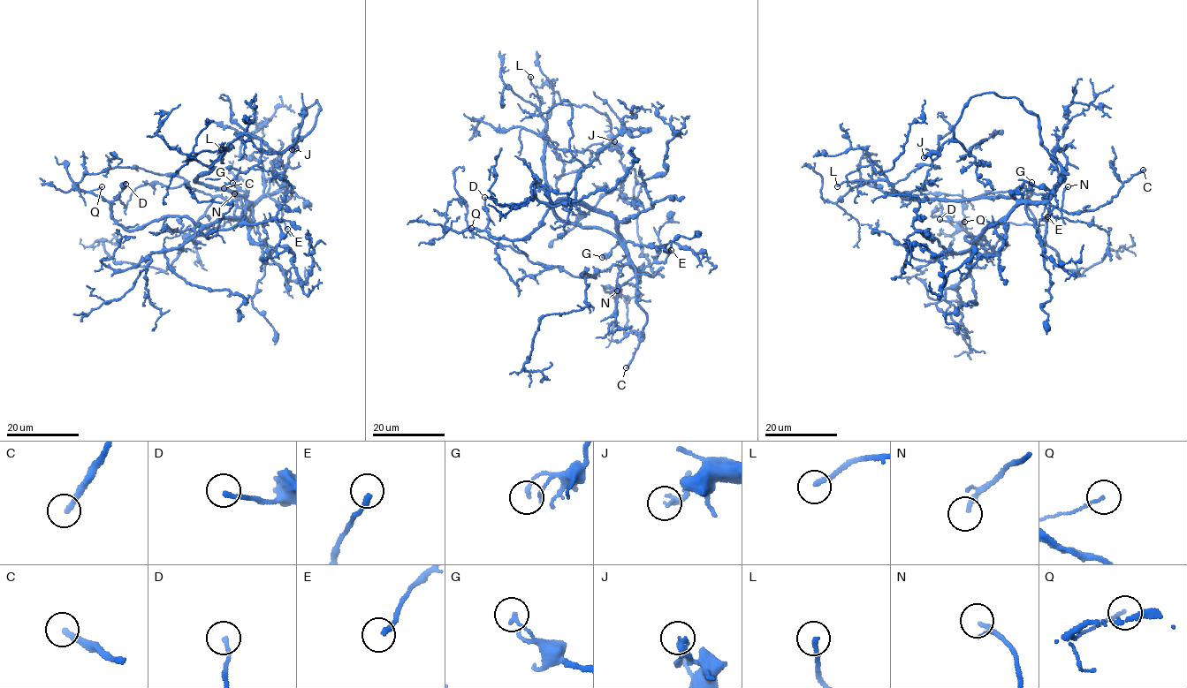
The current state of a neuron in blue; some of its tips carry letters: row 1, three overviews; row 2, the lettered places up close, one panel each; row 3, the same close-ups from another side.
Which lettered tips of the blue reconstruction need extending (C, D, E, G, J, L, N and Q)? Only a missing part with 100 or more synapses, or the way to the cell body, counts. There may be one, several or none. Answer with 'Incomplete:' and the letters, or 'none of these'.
Incomplete: C

